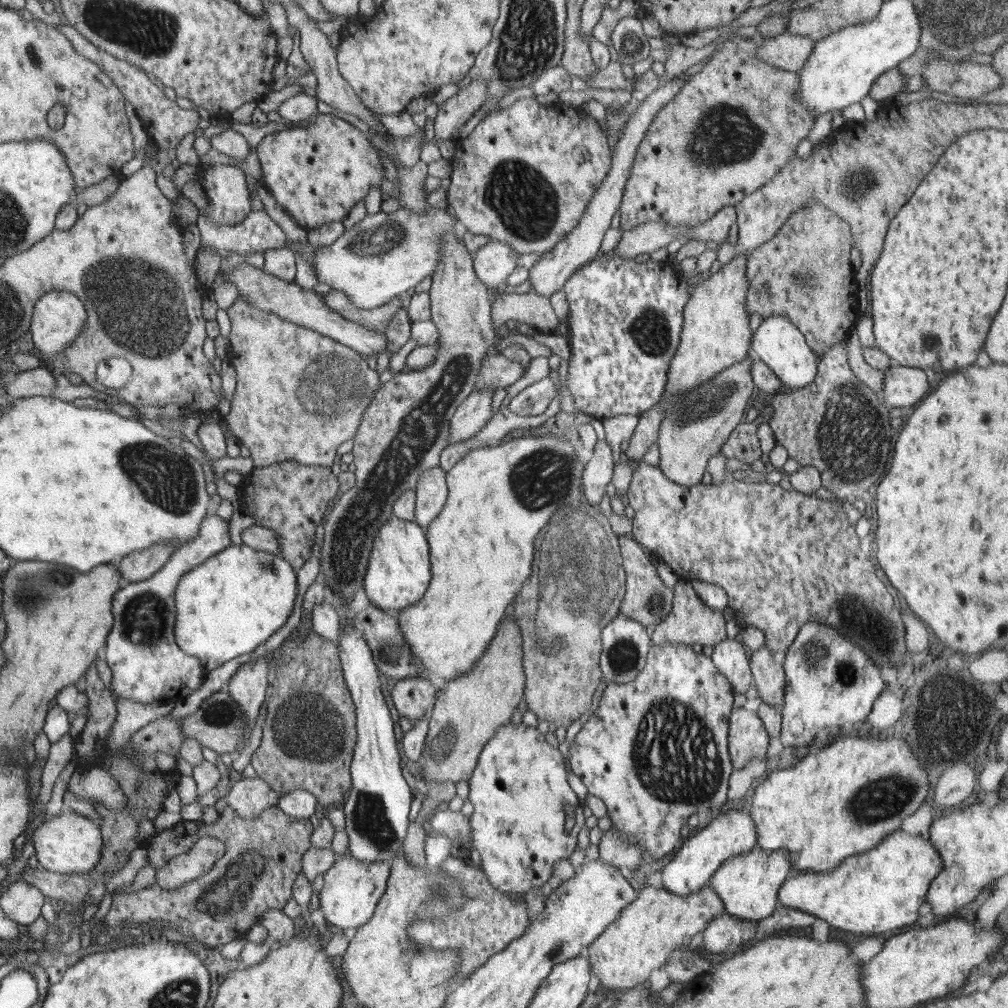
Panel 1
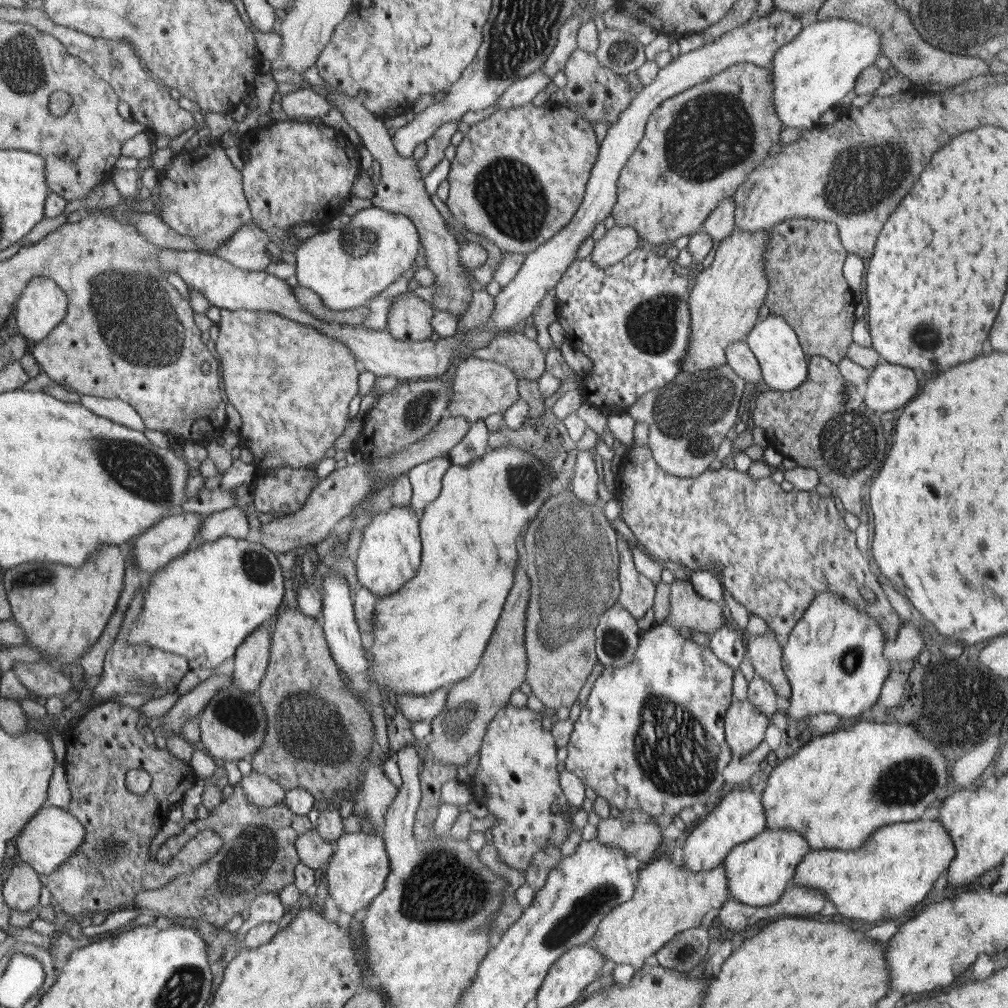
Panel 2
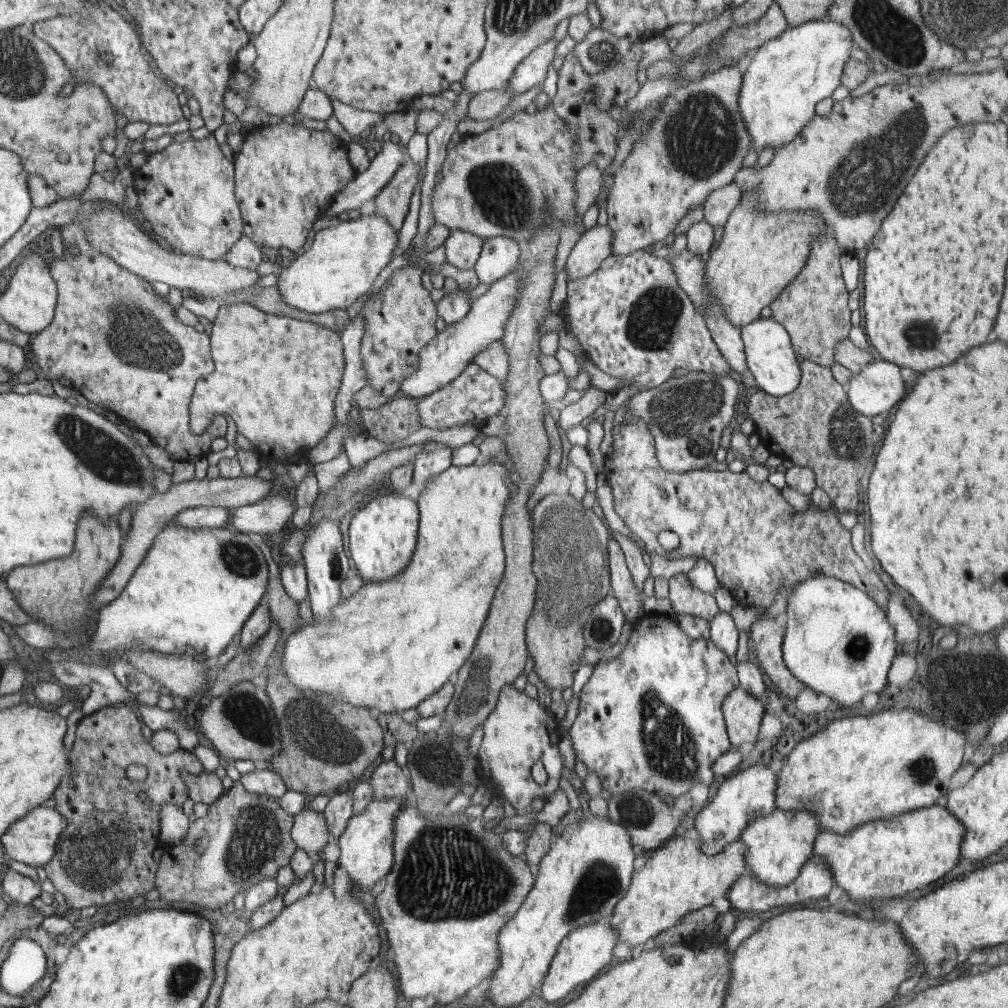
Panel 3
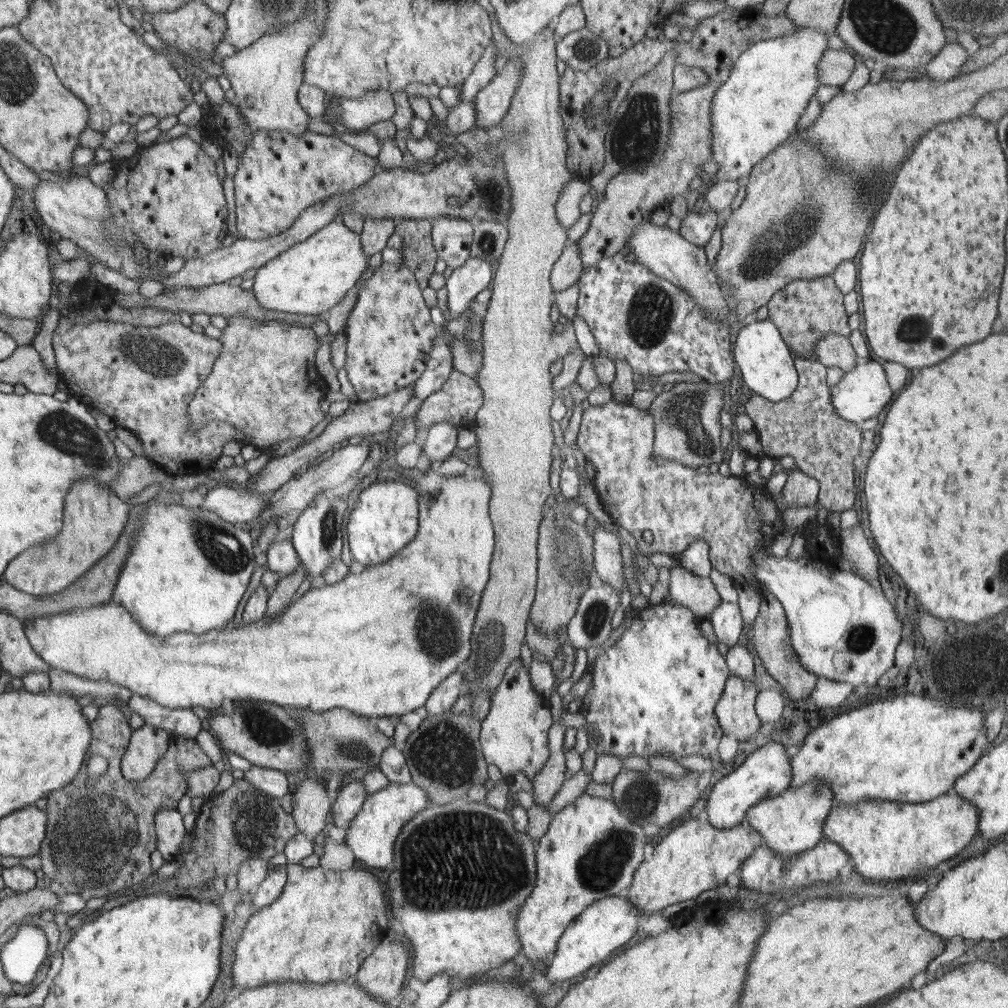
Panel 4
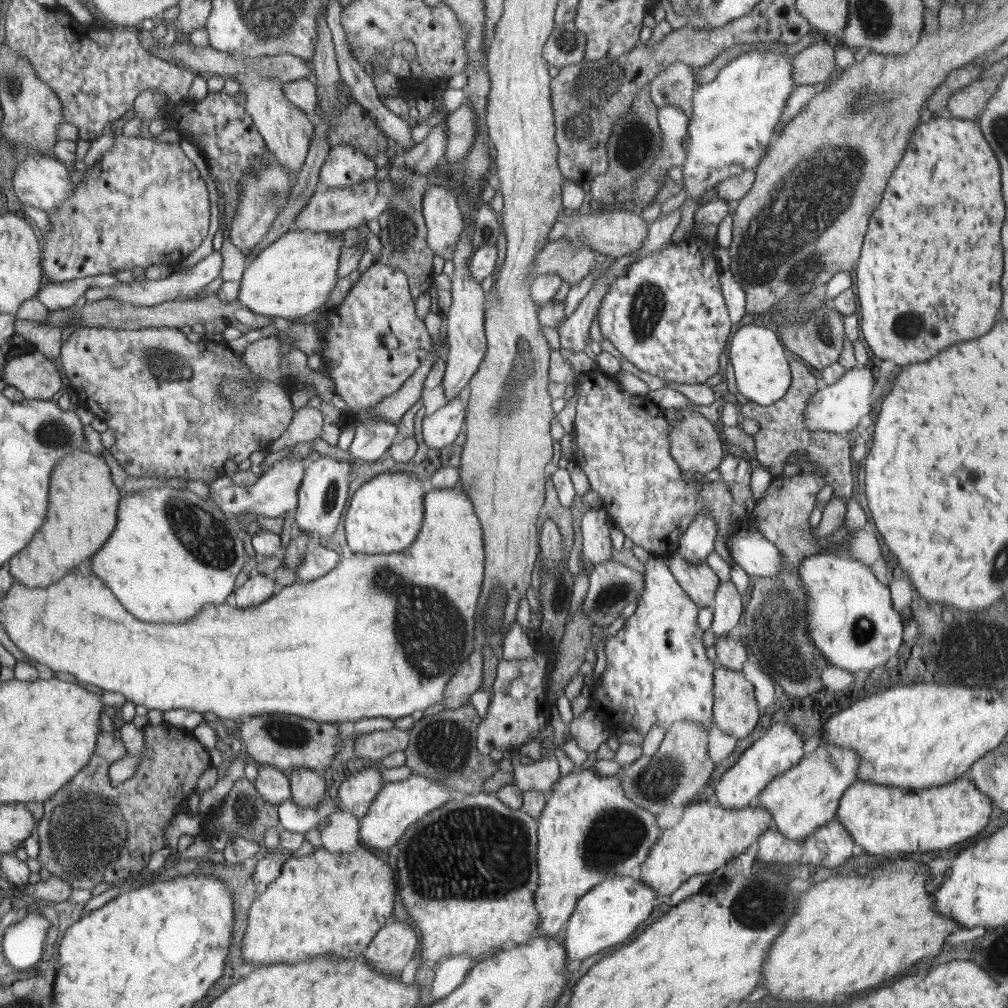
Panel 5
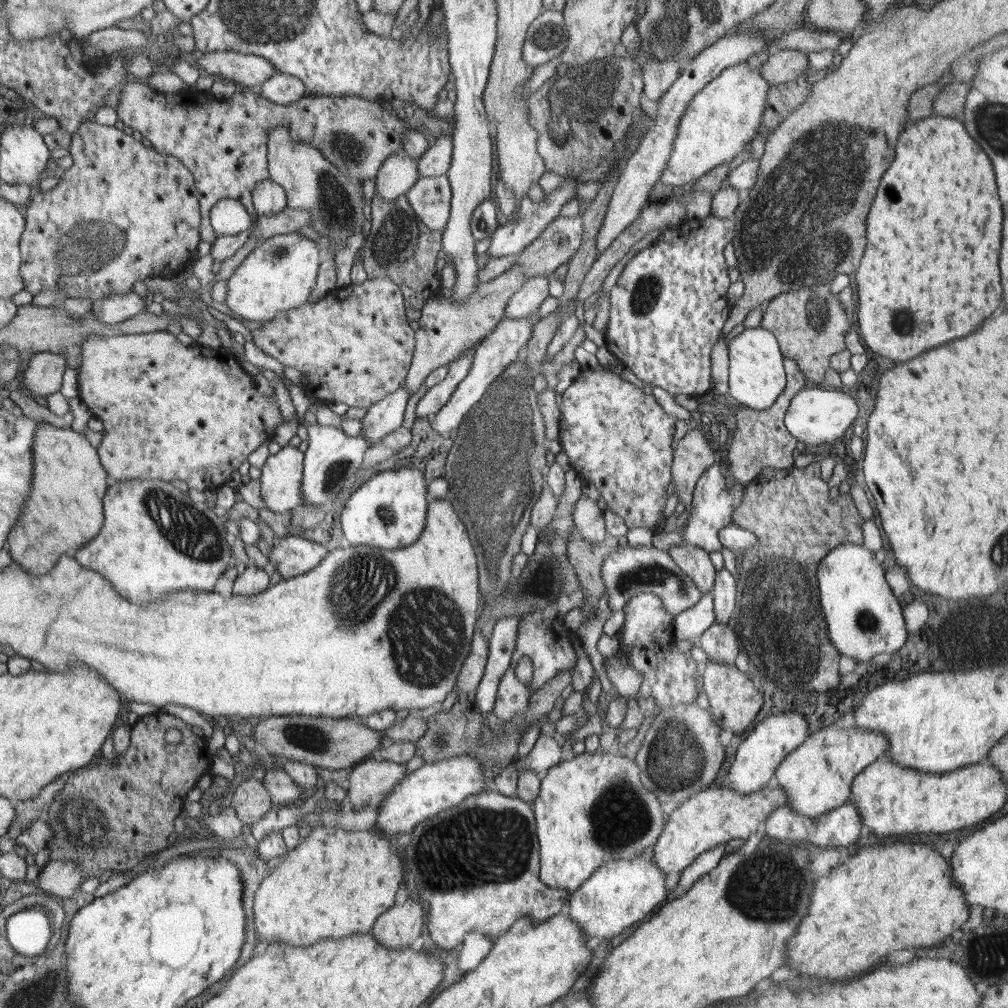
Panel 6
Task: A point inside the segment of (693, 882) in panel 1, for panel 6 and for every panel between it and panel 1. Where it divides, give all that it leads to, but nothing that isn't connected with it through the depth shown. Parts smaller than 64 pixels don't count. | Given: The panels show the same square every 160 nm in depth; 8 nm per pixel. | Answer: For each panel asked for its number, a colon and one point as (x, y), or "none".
2: (740, 816)
3: (747, 795)
4: (767, 772)
5: (780, 749)
6: (757, 758)

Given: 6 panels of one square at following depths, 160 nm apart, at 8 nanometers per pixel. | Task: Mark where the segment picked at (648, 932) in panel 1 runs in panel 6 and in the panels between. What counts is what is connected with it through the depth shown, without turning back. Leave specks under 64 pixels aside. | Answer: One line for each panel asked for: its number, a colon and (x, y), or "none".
2: (668, 899)
3: (679, 878)
4: (693, 856)
5: (707, 837)
6: (715, 815)

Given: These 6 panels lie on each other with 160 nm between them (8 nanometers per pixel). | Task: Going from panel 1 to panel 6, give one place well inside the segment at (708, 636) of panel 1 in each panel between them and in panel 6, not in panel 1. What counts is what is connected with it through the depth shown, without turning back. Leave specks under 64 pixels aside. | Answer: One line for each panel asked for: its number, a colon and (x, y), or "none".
2: (688, 609)
3: (686, 599)
4: (698, 593)
5: (698, 581)
6: (694, 561)

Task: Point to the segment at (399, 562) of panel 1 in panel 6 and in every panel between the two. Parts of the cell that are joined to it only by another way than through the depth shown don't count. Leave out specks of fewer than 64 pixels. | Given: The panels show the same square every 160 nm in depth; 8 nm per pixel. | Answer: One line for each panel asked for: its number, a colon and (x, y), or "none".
2: (389, 556)
3: (383, 536)
4: (386, 518)
5: (385, 514)
6: (388, 511)

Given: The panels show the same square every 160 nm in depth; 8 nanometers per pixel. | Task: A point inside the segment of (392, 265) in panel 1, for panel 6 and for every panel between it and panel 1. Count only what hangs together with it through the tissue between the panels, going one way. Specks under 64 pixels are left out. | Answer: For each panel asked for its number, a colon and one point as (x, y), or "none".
2: (349, 266)
3: (341, 262)
4: (312, 276)
5: (294, 276)
6: (279, 274)

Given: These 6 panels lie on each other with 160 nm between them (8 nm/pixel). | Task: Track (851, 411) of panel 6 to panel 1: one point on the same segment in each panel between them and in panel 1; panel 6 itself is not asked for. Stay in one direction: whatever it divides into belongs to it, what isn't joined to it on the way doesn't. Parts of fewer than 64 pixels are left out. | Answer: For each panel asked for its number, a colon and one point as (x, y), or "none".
1: (903, 386)
2: (889, 386)
3: (878, 386)
4: (863, 392)
5: (839, 407)

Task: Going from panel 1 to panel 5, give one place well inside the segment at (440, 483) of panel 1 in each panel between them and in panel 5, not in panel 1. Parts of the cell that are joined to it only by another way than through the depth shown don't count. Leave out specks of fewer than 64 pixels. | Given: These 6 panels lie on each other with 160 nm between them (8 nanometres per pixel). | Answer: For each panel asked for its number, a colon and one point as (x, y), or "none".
2: (426, 478)
3: (435, 458)
4: (440, 443)
5: (440, 429)

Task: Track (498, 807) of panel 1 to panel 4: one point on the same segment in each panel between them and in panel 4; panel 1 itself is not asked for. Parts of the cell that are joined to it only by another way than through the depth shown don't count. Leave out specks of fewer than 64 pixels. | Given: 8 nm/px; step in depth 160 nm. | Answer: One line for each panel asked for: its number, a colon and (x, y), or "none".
2: (518, 770)
3: (518, 733)
4: (514, 736)

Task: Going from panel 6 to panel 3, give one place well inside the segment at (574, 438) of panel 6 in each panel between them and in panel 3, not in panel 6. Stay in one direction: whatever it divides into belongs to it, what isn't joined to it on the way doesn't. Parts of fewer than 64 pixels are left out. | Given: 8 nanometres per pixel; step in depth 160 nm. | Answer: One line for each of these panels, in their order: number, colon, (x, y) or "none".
3: (722, 516)
4: (642, 491)
5: (623, 443)

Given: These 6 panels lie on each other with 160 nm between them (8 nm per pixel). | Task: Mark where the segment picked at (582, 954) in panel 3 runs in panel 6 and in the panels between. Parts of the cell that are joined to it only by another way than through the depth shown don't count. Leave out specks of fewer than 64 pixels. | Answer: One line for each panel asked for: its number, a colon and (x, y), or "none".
4: (607, 924)
5: (610, 913)
6: (621, 892)

